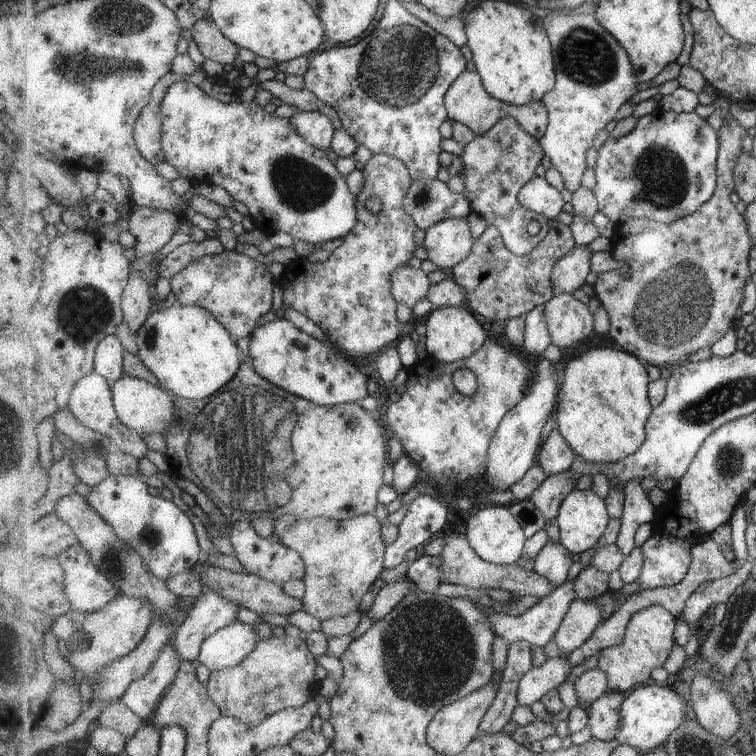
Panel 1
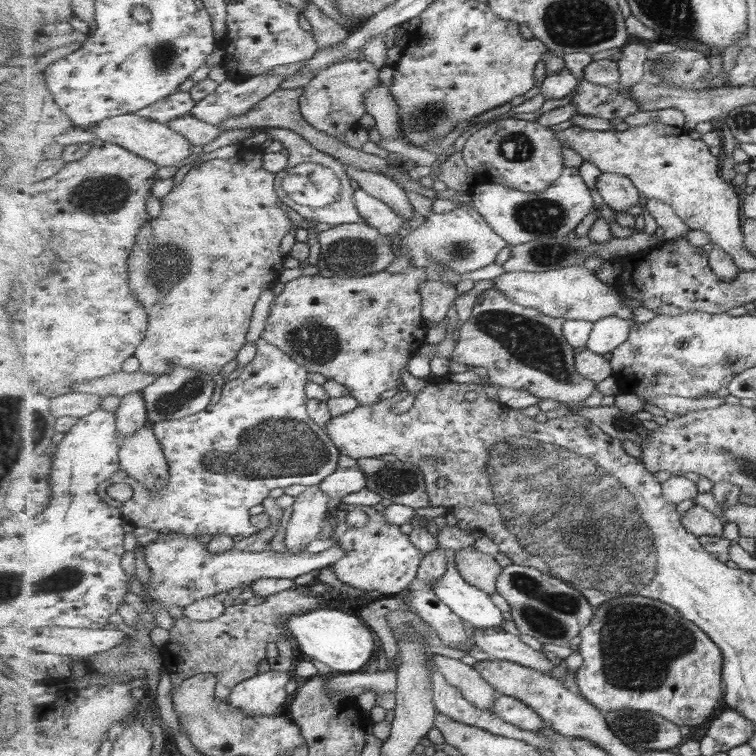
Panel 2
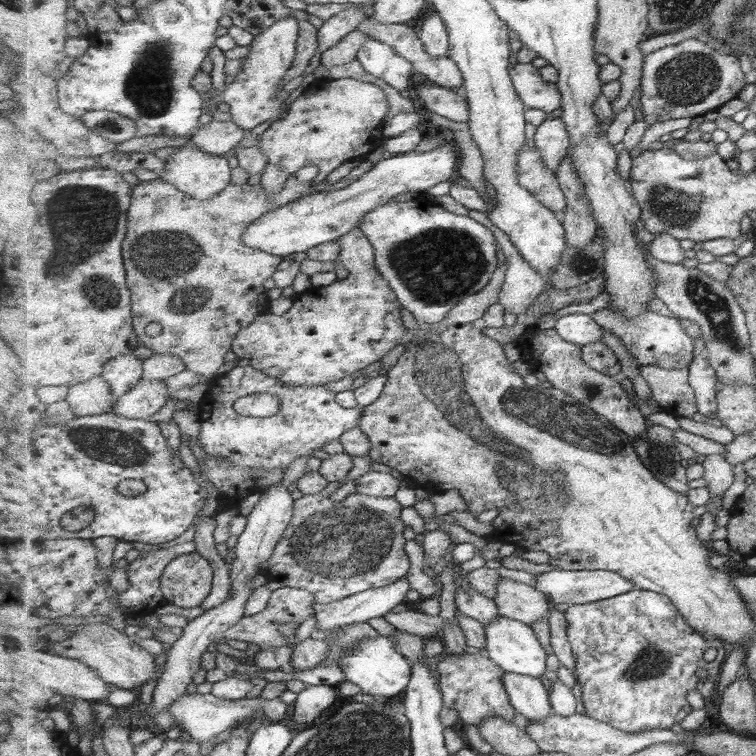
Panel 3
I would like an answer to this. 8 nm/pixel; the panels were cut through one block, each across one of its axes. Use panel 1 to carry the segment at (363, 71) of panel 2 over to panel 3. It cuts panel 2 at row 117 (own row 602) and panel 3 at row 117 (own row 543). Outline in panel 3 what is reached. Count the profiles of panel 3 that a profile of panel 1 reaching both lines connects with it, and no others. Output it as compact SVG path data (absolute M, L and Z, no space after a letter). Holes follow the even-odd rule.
M320 78L290 104L287 115L261 133L258 147L263 148L270 164L281 166L291 175L305 166L316 166L318 174L314 182L321 184L341 164L361 158L384 145L387 114L389 100L379 86L353 78Z

